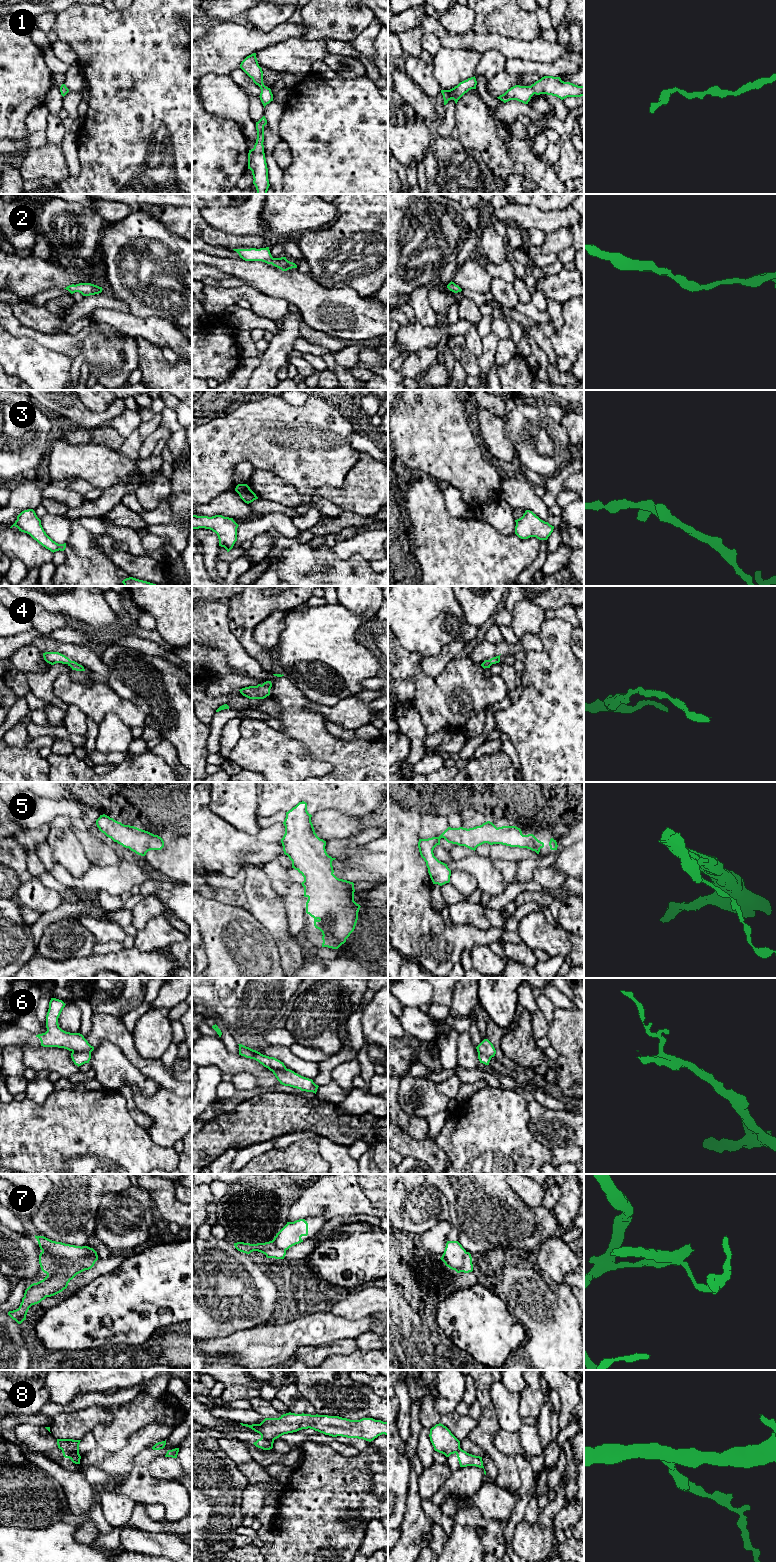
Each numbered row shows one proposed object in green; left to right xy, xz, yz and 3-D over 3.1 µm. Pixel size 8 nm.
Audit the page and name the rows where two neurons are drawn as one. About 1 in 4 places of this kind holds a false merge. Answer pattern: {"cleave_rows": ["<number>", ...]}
{"cleave_rows": ["6", "7", "8"]}

